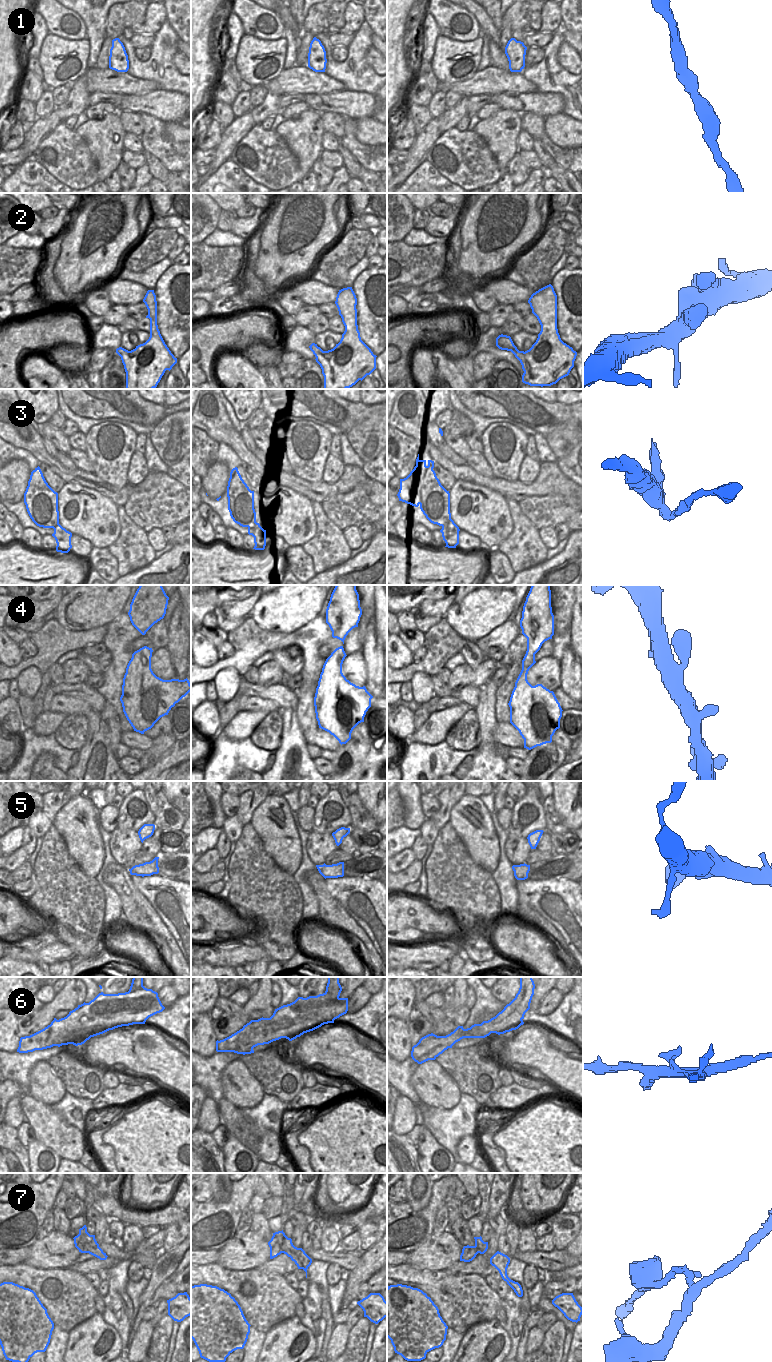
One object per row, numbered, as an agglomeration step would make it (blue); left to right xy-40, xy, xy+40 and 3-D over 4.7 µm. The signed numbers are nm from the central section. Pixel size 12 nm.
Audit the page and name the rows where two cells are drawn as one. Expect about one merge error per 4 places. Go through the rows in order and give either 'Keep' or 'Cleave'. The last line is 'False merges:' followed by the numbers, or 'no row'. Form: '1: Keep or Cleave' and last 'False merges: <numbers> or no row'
1: Keep
2: Keep
3: Cleave
4: Keep
5: Keep
6: Cleave
7: Cleave
False merges: 3, 6, 7

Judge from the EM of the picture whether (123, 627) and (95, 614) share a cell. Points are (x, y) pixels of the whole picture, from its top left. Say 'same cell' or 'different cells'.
different cells

